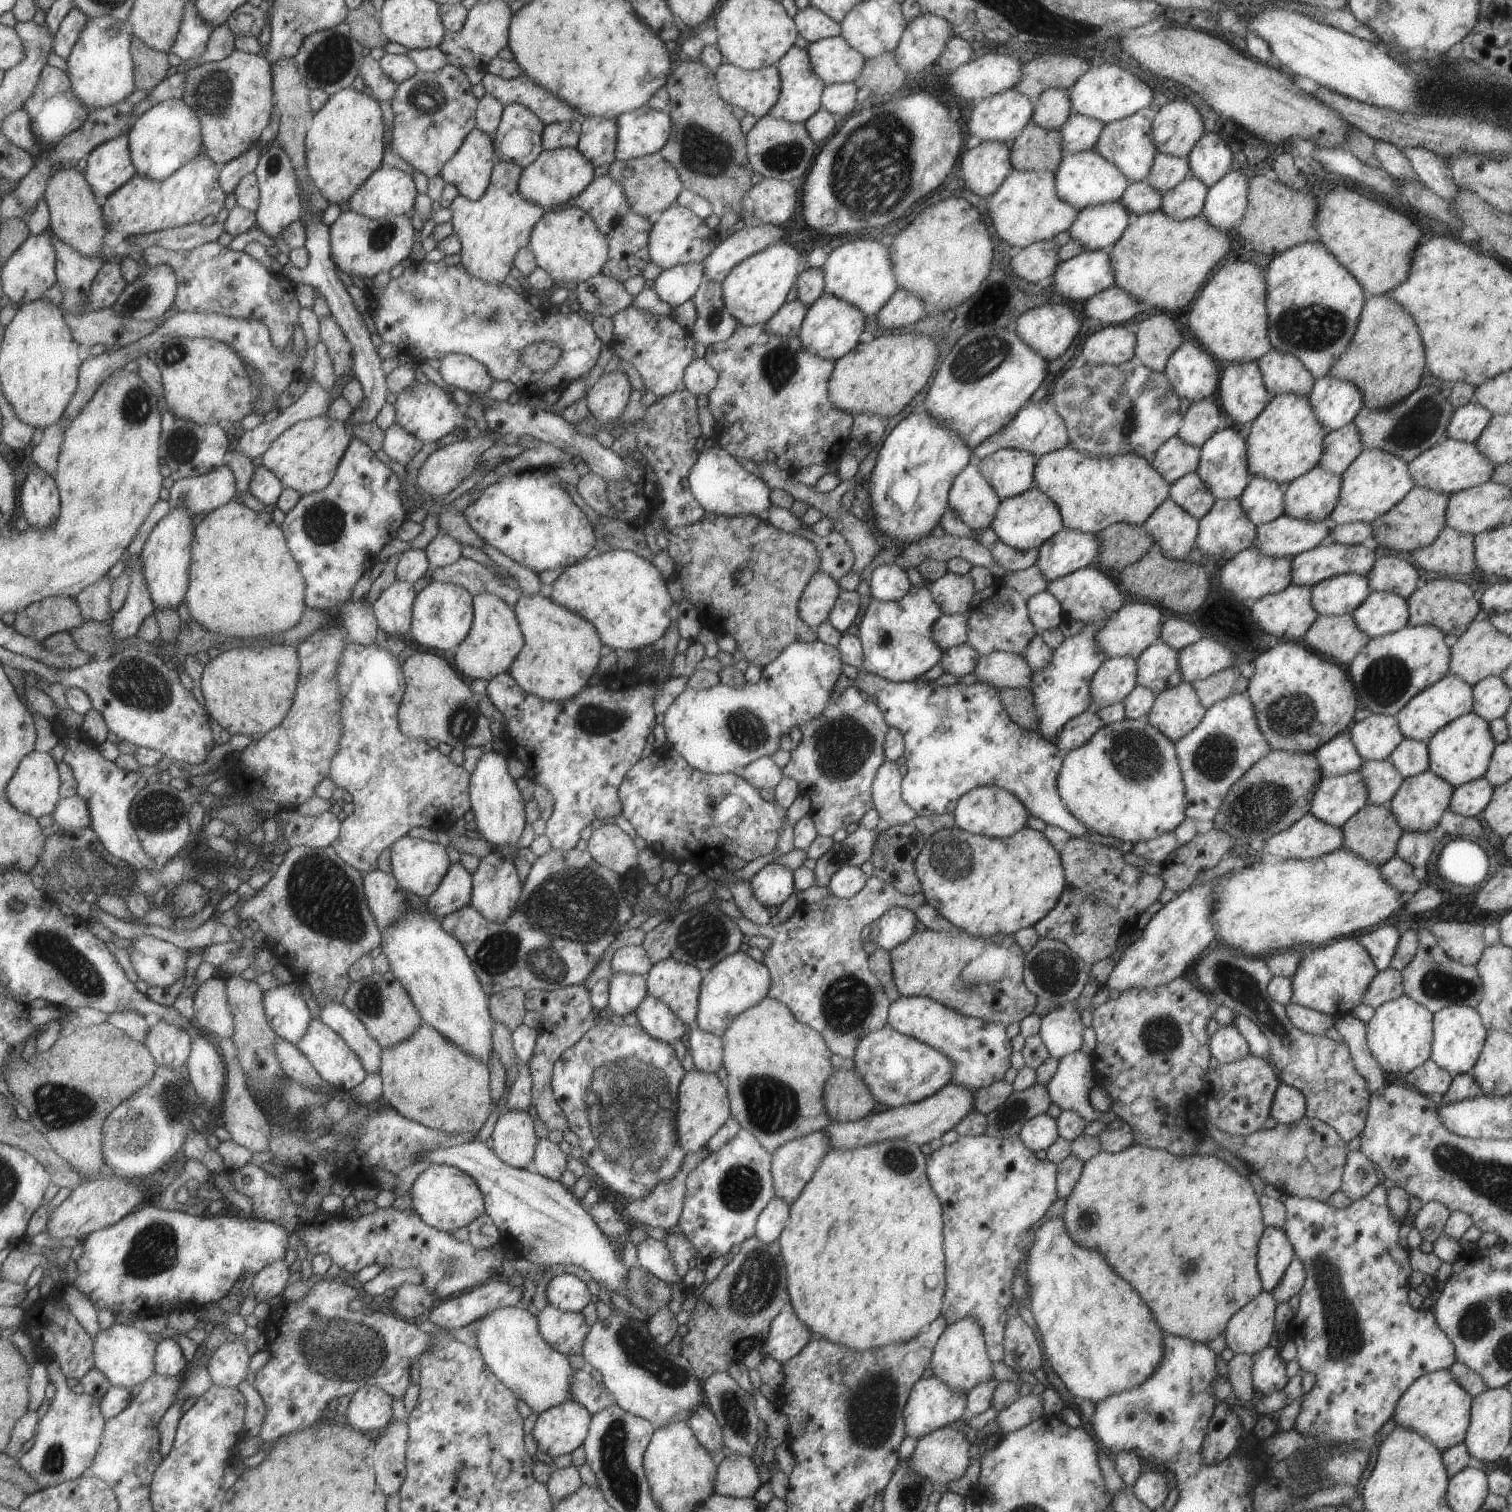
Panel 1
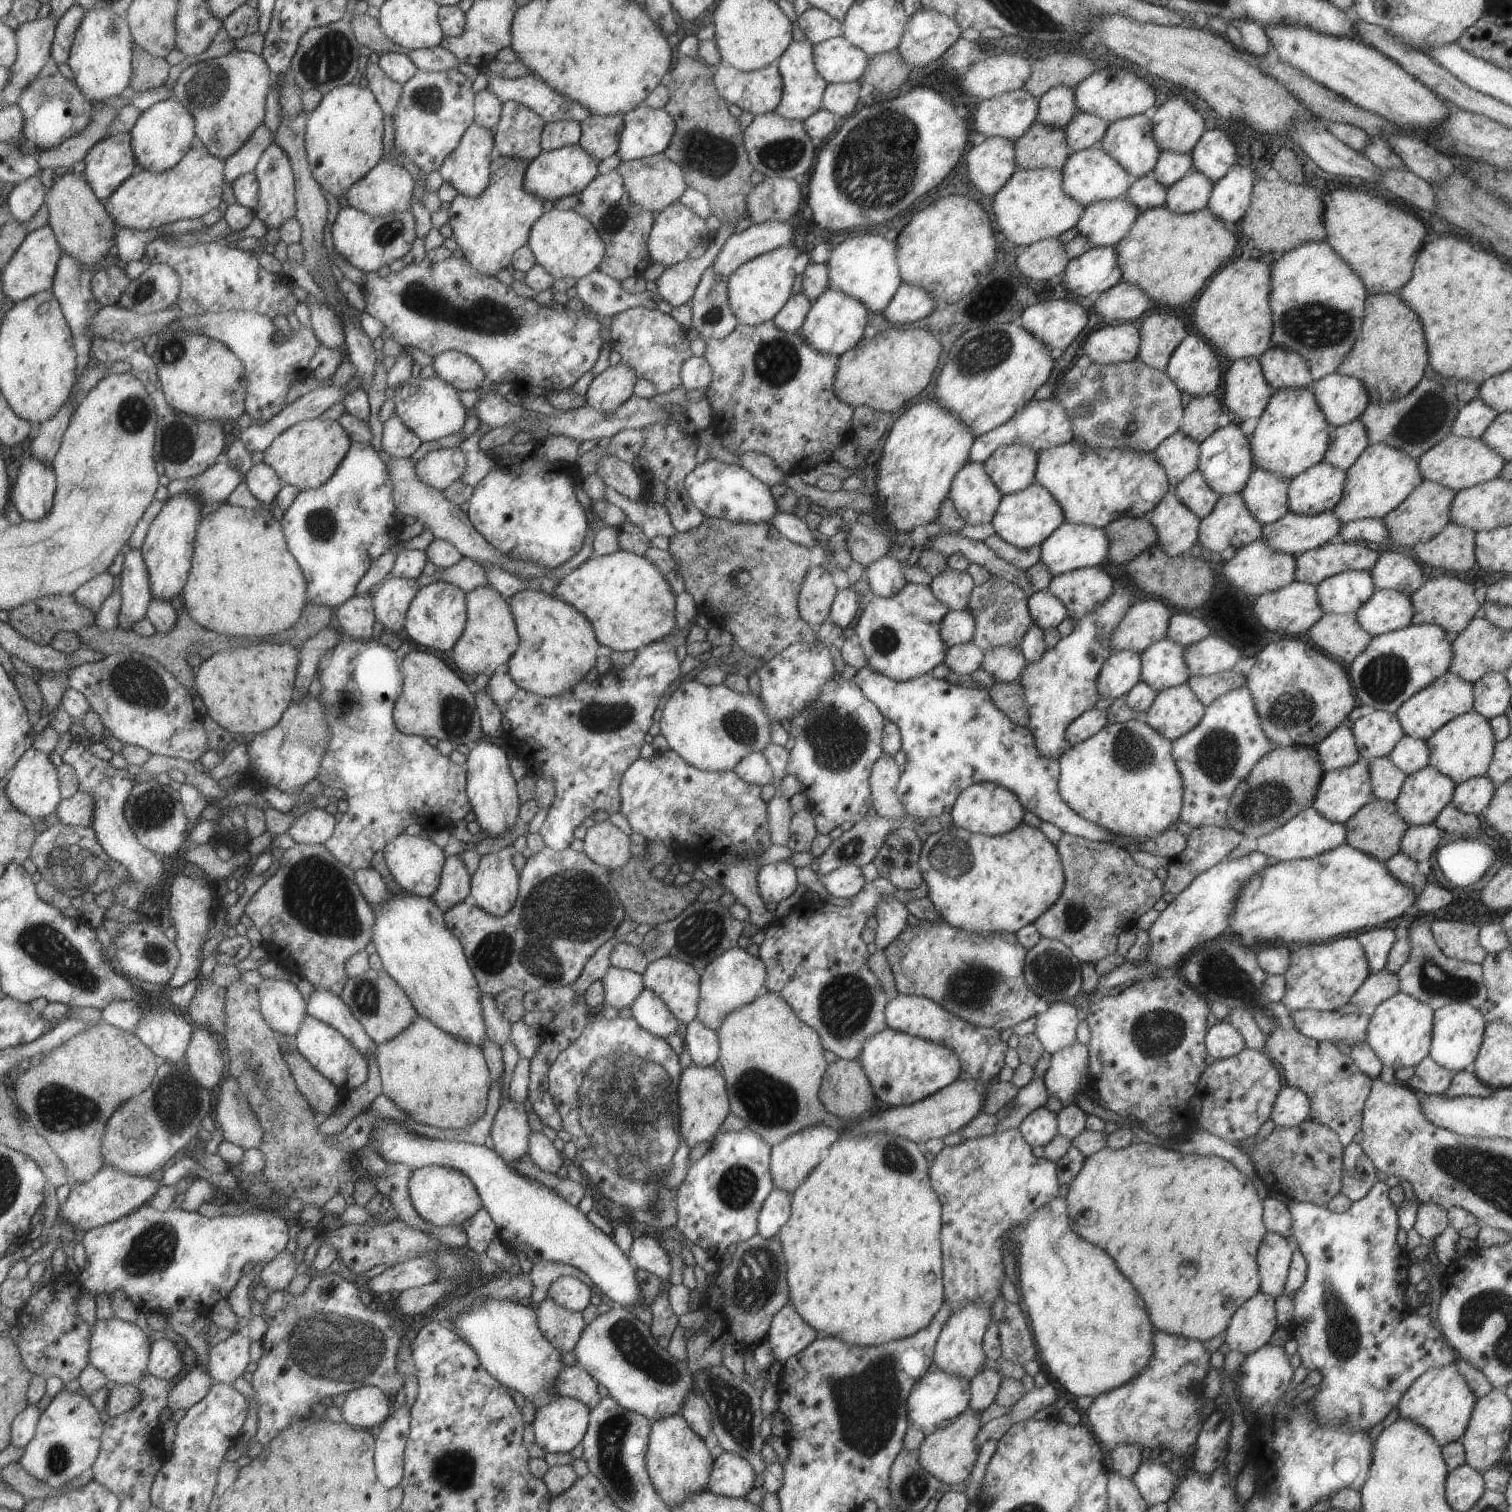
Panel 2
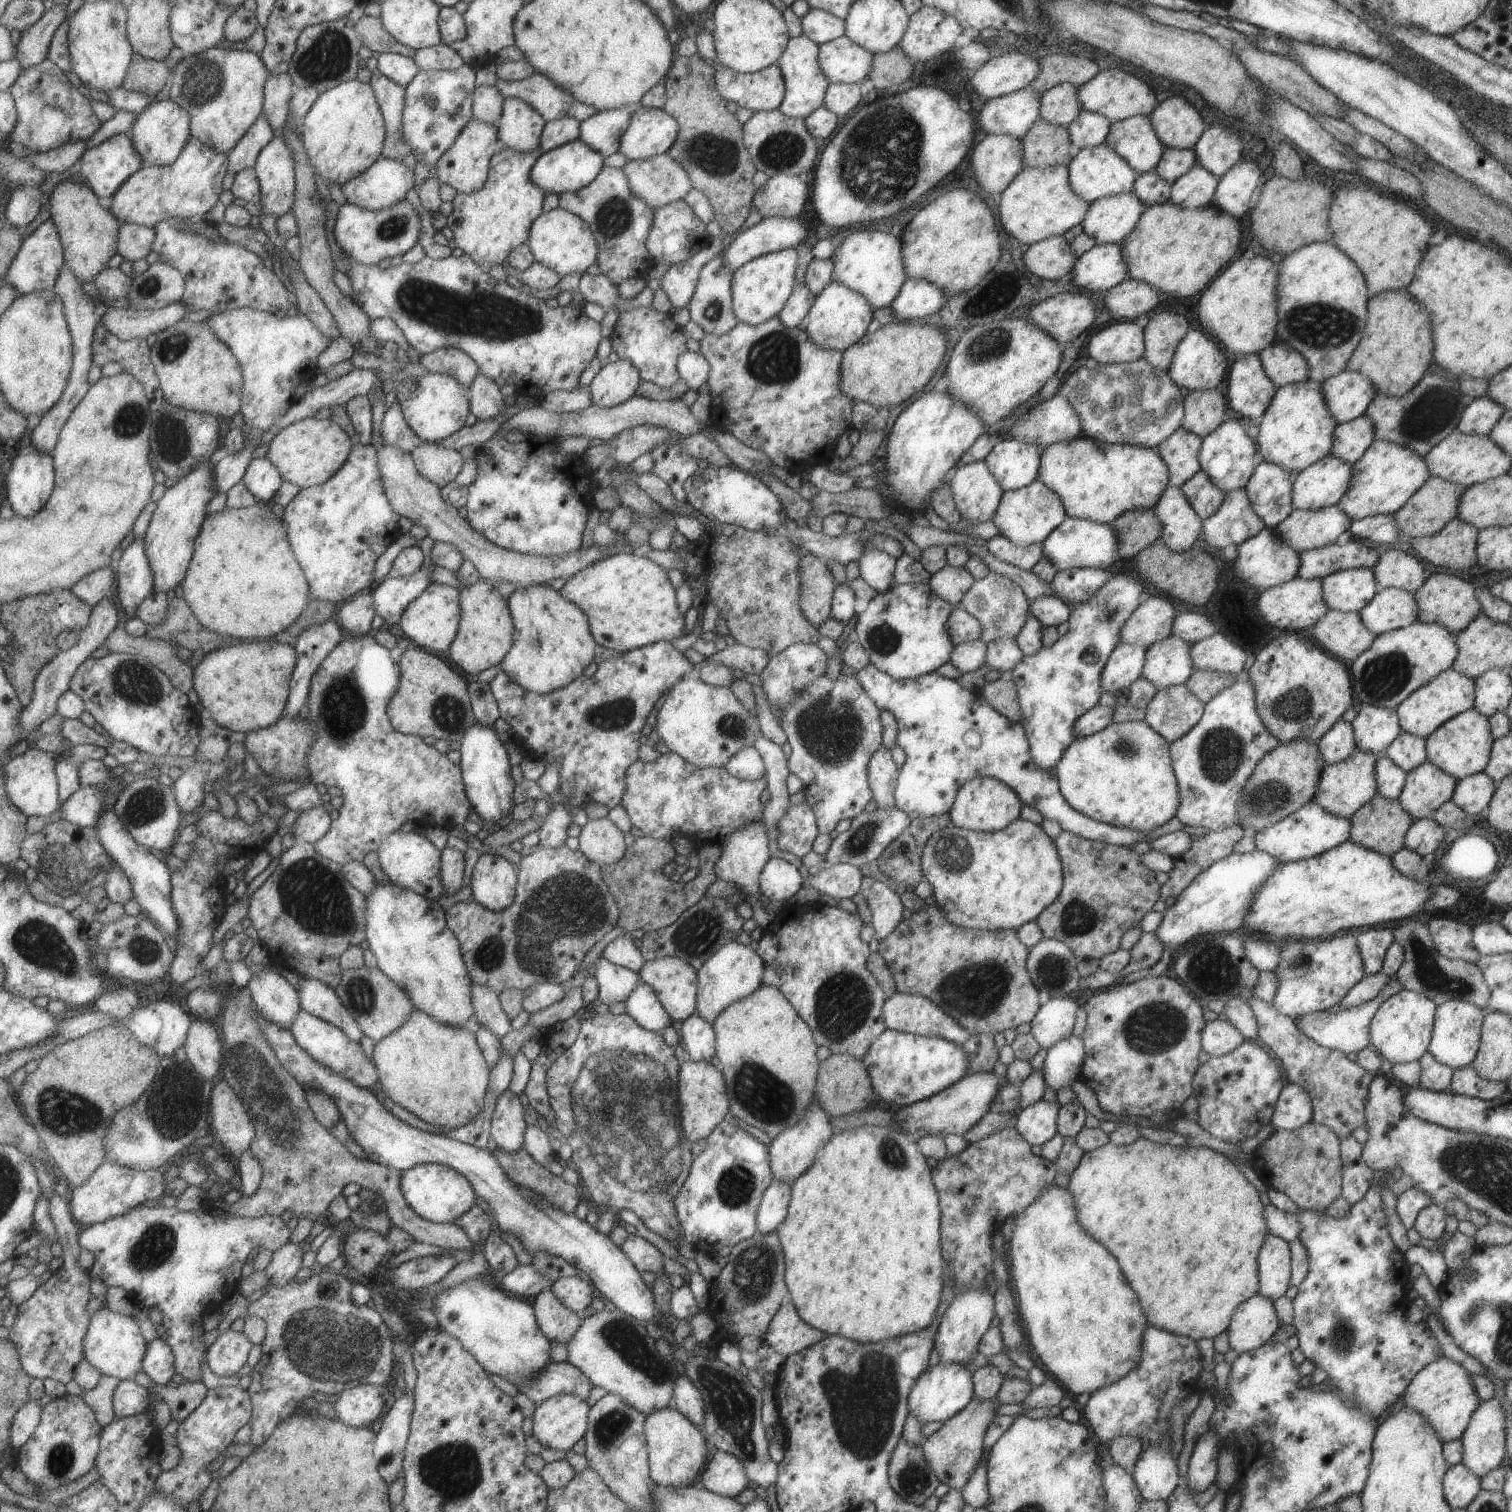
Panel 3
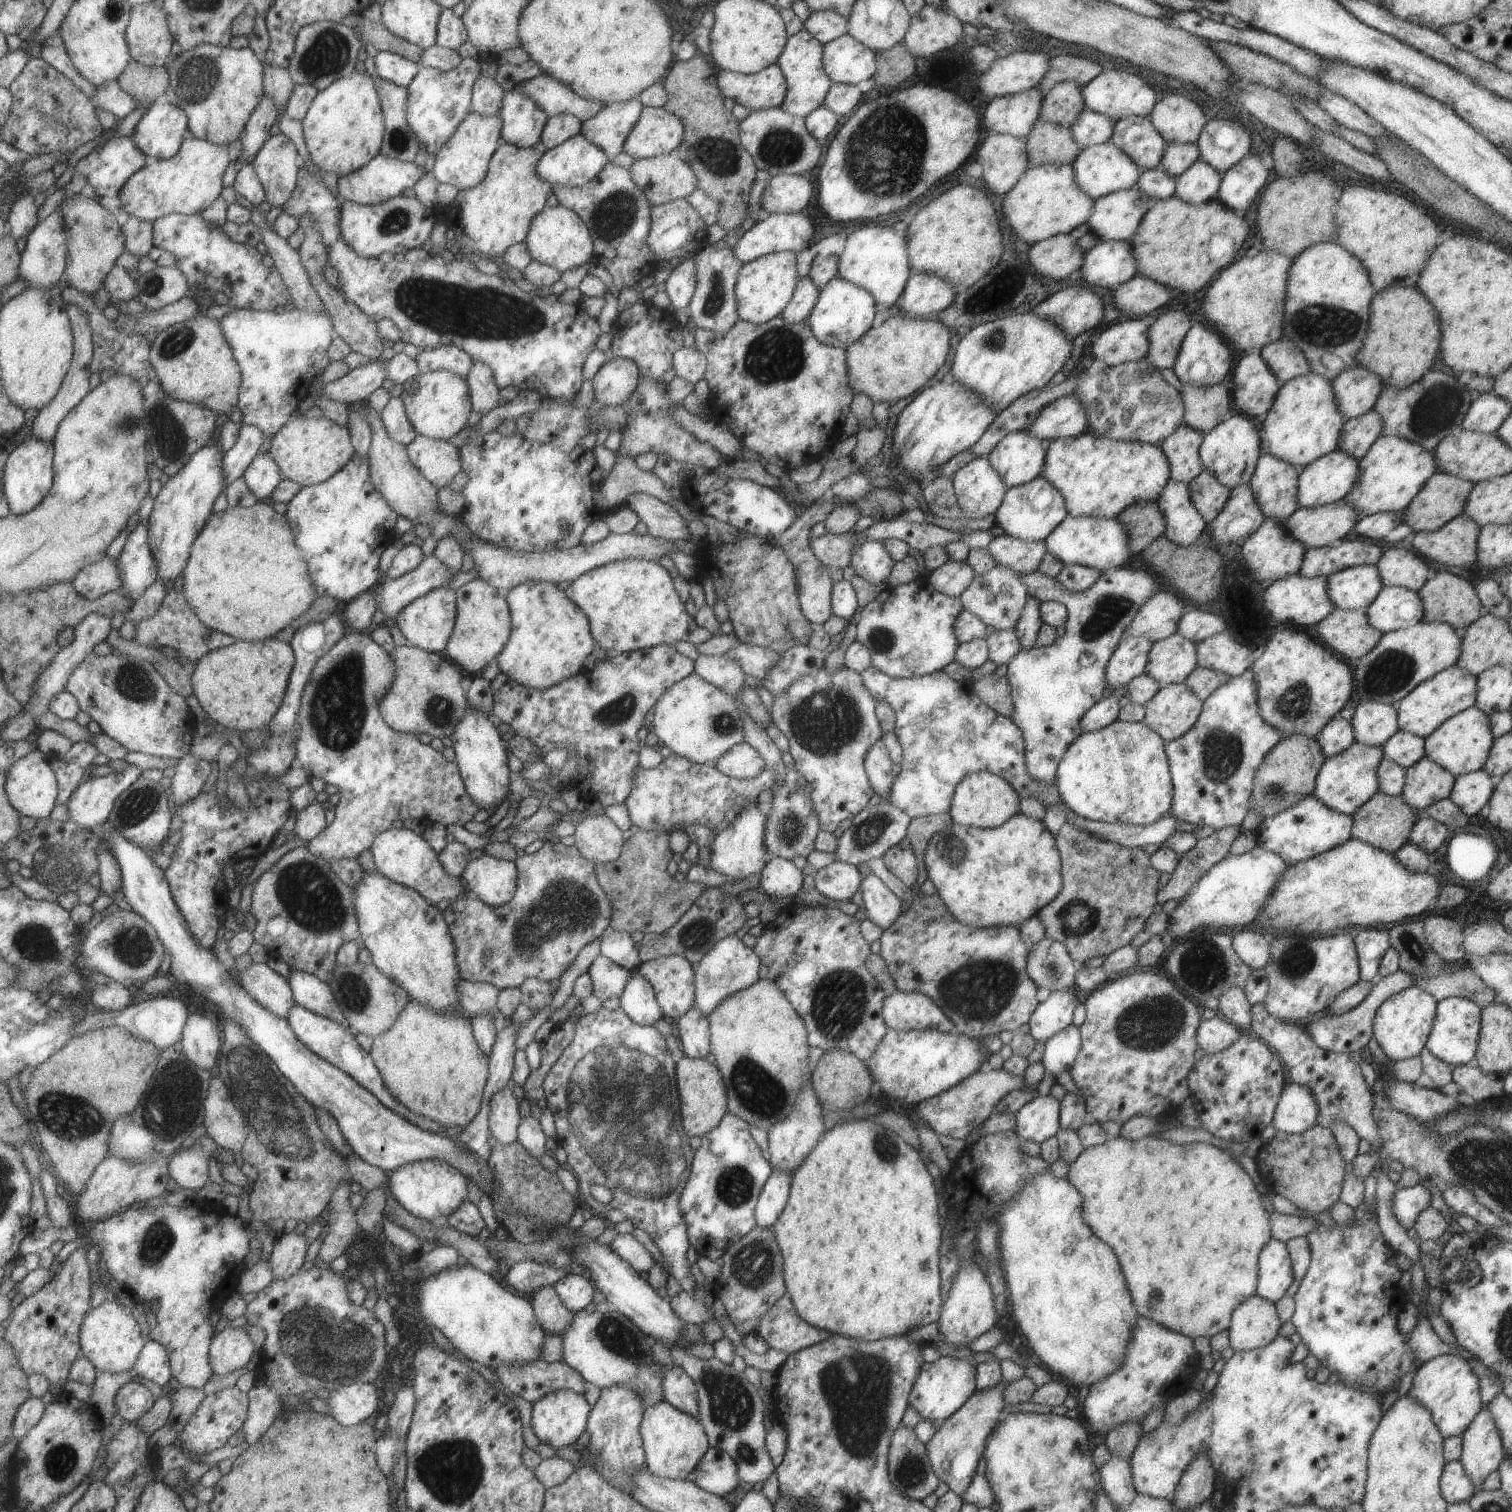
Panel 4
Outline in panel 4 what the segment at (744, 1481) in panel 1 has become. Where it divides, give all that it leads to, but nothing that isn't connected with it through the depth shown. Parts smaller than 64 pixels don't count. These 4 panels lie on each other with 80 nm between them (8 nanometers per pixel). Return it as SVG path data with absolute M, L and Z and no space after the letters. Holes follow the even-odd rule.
M709 1447L695 1468L695 1483L699 1488L722 1497L735 1490L740 1478L735 1461L721 1449Z

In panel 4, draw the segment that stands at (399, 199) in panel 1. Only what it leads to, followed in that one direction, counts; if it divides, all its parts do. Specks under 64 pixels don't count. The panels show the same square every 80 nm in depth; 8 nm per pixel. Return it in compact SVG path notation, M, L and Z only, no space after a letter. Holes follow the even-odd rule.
M377 153L365 166L337 179L338 198L360 205L378 205L384 200L401 195L405 188L412 186L425 171L413 162L404 163L395 158Z

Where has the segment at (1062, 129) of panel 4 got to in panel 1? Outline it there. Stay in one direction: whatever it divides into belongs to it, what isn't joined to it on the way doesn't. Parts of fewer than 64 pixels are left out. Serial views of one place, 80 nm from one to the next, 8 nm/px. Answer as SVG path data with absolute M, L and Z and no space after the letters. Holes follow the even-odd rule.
M1029 122L1009 144L1009 161L1014 171L1048 171L1055 173L1065 153L1061 149L1059 130L1047 130Z

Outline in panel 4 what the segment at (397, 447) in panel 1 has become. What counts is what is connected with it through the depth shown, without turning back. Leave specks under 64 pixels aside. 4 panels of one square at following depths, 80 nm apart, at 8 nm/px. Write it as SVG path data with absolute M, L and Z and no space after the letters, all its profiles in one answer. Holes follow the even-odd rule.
M393 397L388 400L380 412L380 419L387 436L390 436L391 440L403 446L407 446L417 436L408 421L403 402L401 402L399 397Z

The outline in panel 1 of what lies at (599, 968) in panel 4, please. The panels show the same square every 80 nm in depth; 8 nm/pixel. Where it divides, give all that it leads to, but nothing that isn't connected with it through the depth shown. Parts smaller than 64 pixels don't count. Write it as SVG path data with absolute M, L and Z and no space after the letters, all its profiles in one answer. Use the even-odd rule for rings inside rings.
M613 972L607 982L609 982L607 1004L611 1011L620 1017L634 1012L639 1002L648 996L643 976Z

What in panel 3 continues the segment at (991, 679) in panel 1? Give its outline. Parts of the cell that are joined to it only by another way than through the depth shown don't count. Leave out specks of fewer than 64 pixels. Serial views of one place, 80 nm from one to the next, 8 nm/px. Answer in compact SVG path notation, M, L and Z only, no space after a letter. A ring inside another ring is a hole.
M1004 637L986 644L984 664L1006 677L1023 656L1016 640Z

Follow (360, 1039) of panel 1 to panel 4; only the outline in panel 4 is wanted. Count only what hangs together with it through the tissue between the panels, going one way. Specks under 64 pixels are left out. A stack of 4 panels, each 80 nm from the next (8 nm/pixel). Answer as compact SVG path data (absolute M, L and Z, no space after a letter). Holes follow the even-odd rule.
M290 970L288 982L295 1005L302 1006L344 1027L347 1026L347 1019L327 983L306 972L295 970Z

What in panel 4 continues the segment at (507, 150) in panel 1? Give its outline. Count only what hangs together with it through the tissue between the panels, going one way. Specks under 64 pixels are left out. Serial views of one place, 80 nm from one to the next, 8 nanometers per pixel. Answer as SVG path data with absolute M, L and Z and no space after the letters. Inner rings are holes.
M516 86L513 90L504 91L497 116L502 124L501 142L519 148L537 144L547 120L546 114Z

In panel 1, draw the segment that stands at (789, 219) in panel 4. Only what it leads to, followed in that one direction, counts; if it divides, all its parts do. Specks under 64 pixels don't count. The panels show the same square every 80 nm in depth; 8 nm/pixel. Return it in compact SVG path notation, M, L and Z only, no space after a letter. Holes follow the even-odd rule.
M763 224L747 227L723 236L723 241L709 254L703 262L703 279L721 283L731 268L740 264L745 258L763 251L763 248L781 241L783 232L779 226Z

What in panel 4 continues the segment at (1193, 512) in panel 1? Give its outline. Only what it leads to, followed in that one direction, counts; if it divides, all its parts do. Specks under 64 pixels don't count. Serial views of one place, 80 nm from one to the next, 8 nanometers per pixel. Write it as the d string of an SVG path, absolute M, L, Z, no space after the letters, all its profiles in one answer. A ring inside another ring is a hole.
M1205 468L1193 480L1187 483L1188 495L1197 512L1206 523L1210 523L1223 508L1229 491L1219 484L1215 477Z

